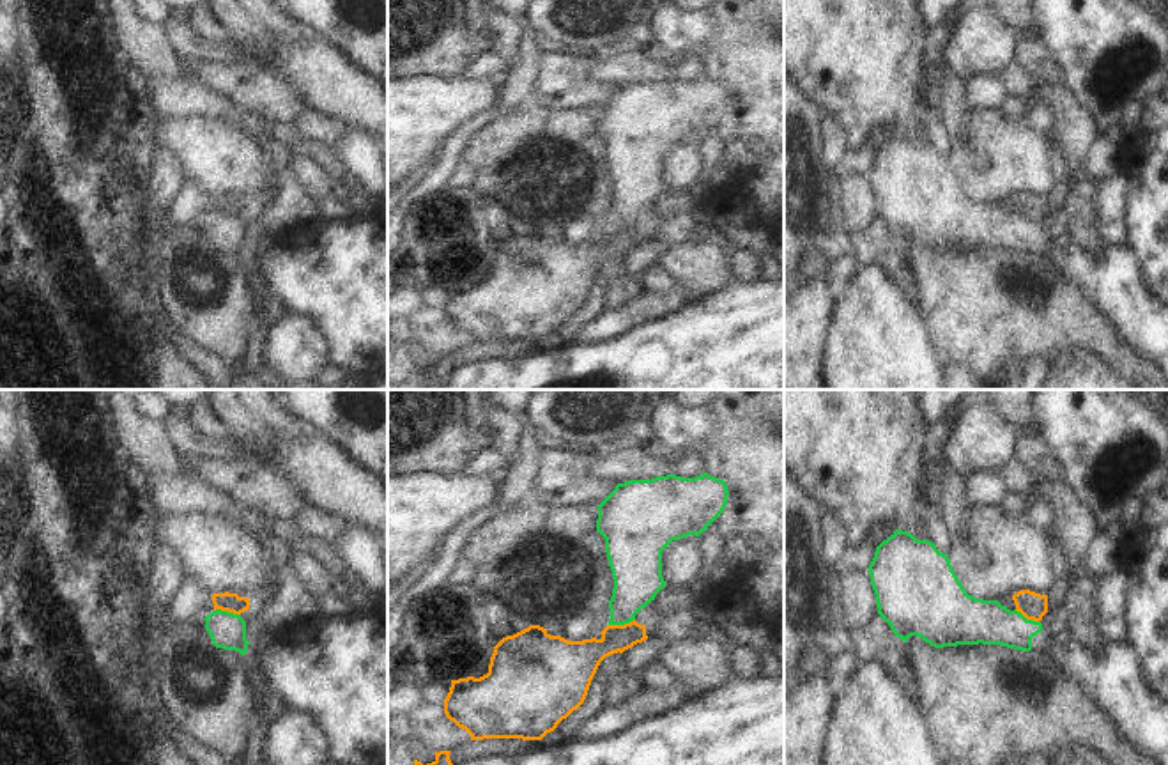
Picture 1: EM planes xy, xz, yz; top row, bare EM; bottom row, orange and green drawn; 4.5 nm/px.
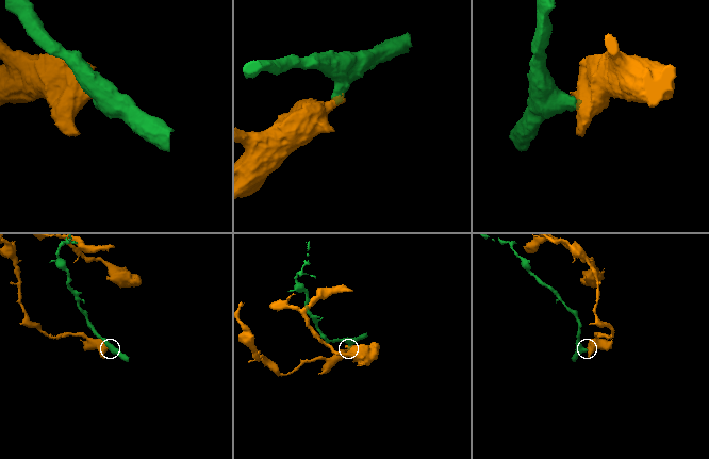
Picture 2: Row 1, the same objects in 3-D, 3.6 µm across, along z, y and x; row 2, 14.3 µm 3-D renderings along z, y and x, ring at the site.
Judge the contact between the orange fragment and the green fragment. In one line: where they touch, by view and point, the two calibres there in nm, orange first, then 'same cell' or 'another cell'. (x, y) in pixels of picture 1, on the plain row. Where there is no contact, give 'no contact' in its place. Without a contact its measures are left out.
xy (227, 213) | 90/160 nm | another cell

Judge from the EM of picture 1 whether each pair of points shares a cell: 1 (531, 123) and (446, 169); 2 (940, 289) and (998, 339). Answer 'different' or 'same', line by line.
1: different
2: same

